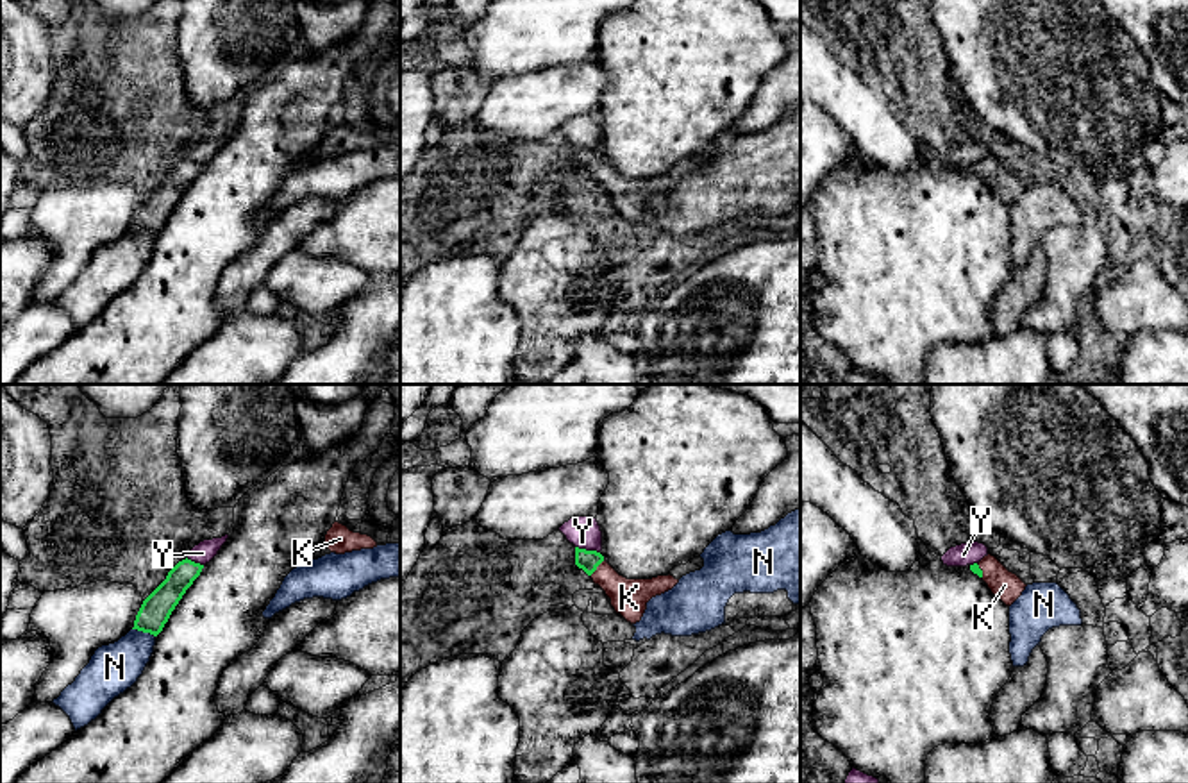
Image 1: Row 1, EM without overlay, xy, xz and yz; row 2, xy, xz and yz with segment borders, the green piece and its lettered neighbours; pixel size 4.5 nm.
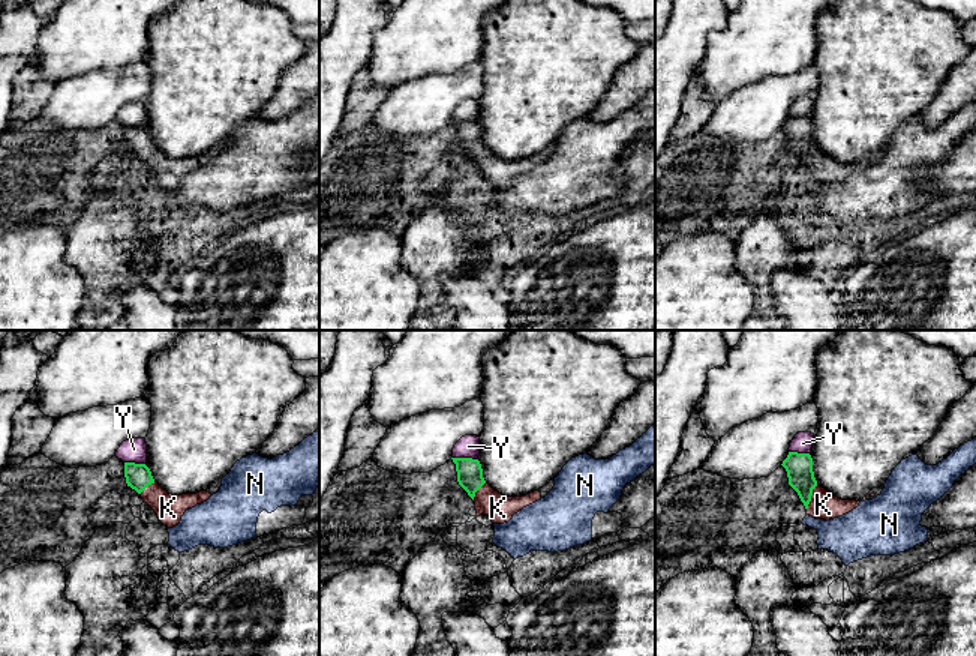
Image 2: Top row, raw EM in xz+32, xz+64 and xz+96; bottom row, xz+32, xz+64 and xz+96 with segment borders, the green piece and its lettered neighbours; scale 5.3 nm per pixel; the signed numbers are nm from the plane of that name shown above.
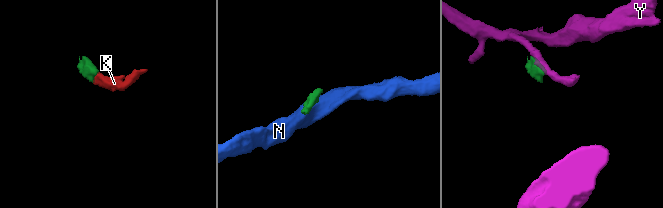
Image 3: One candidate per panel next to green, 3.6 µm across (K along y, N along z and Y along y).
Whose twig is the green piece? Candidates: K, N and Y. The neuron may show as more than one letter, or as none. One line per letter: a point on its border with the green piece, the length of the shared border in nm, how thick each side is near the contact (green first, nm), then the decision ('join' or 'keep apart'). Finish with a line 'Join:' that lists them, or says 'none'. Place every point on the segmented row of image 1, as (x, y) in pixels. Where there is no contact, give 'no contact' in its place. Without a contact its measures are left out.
K: contact xz (597, 565); length 100 nm; calibres 100 and 170 nm; join
N: contact xy (143, 631); length 110 nm; calibres 140 and 220 nm; keep apart
Y: contact xz (588, 551); length 120 nm; calibres 100 and 140 nm; keep apart
Join: K

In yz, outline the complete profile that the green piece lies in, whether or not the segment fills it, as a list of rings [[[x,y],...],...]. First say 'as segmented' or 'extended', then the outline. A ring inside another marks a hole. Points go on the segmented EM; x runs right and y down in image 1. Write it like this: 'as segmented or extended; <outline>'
extended; [[[991,554],[984,556],[979,563],[970,565],[970,570],[977,574],[1006,606],[1011,606],[1027,586]]]

